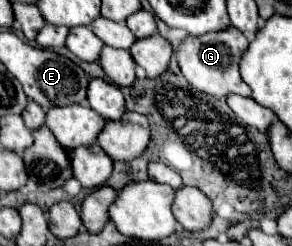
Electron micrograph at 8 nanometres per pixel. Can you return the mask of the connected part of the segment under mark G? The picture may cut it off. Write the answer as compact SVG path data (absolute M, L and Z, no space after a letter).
M228 26L226 30L220 32L206 32L200 36L186 36L182 40L182 44L176 50L176 58L178 58L178 66L184 74L184 78L196 86L198 90L204 90L208 94L216 94L220 98L224 98L224 94L236 92L236 94L244 94L250 96L248 86L242 82L240 72L238 72L238 62L240 62L240 54L248 48L248 38L234 26Z

